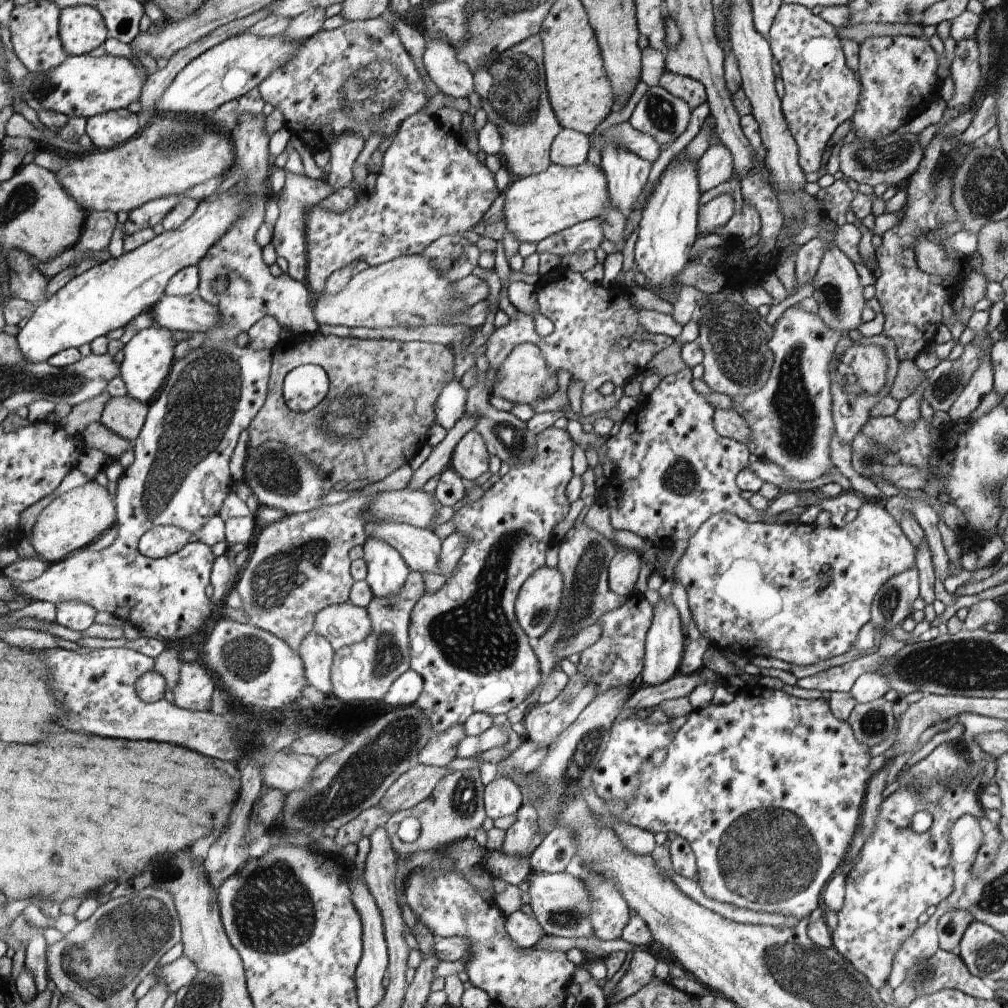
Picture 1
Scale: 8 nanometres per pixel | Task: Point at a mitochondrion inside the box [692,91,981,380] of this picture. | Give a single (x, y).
(939, 180)

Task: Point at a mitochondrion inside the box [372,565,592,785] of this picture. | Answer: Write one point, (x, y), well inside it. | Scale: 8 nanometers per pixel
(544, 614)

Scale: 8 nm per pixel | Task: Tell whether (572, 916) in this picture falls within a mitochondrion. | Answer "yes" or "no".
yes

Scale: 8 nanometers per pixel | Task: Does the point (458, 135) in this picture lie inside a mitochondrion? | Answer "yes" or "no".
no

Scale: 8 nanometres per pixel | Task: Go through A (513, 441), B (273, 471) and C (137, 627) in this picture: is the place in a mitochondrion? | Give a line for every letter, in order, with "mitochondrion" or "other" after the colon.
A: mitochondrion
B: mitochondrion
C: other

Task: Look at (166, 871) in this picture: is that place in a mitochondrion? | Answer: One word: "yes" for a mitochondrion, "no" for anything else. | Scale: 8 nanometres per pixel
yes

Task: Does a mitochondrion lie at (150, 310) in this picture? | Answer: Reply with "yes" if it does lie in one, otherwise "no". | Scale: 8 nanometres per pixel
no

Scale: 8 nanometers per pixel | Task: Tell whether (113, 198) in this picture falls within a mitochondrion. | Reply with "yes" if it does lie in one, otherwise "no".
no

